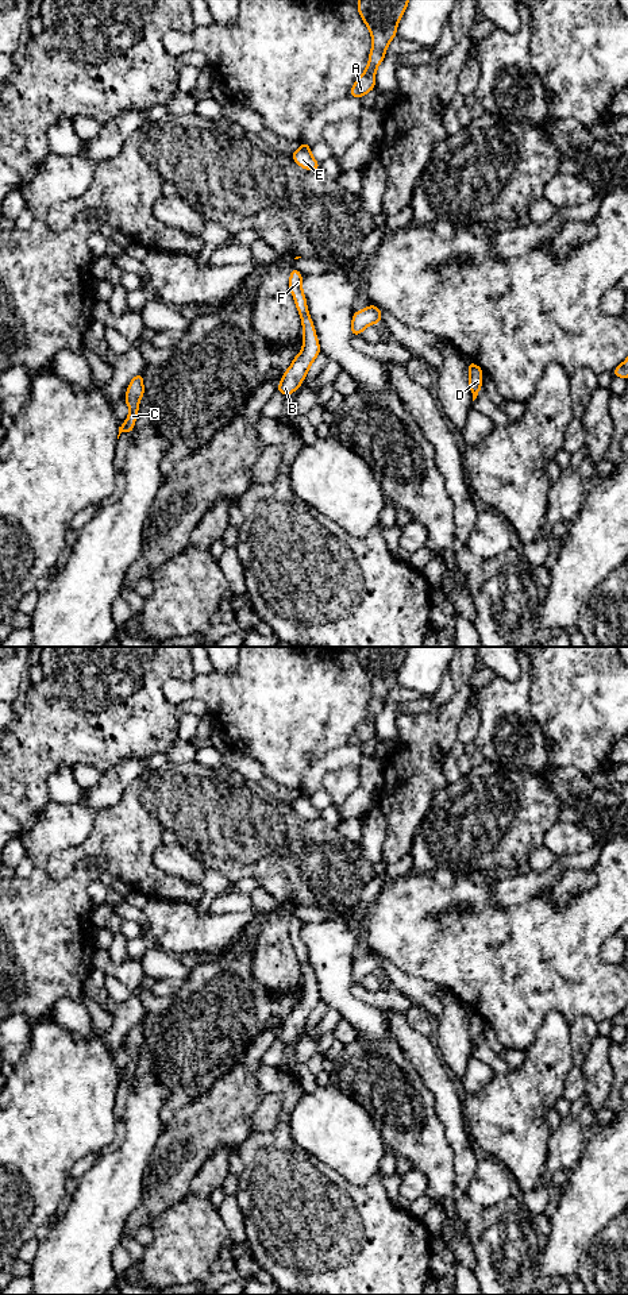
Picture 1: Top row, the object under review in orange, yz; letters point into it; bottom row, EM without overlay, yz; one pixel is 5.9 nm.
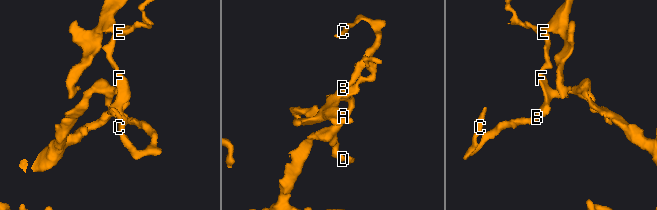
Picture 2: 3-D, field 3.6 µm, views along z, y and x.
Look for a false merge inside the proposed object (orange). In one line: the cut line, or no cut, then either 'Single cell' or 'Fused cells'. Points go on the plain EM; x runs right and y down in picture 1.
Split along yz (303, 791), (307, 793). Fused cells

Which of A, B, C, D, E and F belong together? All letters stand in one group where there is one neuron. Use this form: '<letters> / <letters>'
A / B C D E F

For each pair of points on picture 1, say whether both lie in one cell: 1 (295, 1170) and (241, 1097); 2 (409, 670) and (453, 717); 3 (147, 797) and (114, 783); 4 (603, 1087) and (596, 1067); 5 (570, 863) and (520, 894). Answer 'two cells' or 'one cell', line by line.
1: two cells
2: two cells
3: two cells
4: one cell
5: one cell

